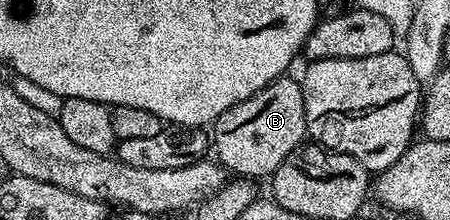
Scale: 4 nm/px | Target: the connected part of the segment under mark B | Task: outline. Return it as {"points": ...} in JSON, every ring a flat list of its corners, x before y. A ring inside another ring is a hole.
{"points":[[289,75,278,77,268,86,264,86,264,90,252,94,252,98,244,98,244,102,224,110,224,114,220,114,220,118,214,121,212,152,217,163,221,164,227,173,238,178,259,178,258,176,269,178,280,166,280,162,284,162,284,158,288,158,288,154,292,154,297,148,302,147,308,136,306,115,304,114,304,94,301,83,297,79,290,79]]}

